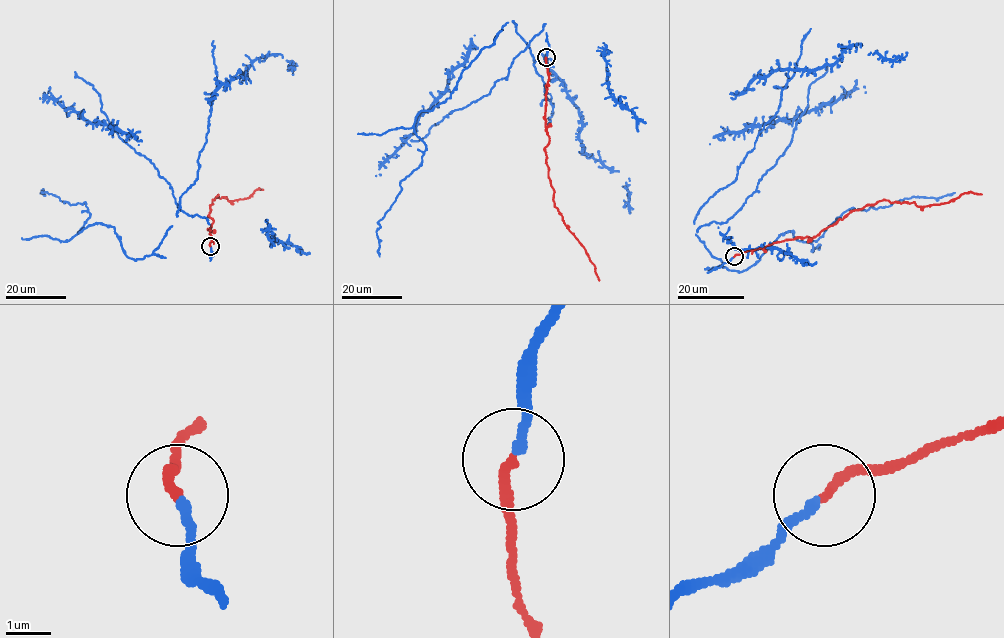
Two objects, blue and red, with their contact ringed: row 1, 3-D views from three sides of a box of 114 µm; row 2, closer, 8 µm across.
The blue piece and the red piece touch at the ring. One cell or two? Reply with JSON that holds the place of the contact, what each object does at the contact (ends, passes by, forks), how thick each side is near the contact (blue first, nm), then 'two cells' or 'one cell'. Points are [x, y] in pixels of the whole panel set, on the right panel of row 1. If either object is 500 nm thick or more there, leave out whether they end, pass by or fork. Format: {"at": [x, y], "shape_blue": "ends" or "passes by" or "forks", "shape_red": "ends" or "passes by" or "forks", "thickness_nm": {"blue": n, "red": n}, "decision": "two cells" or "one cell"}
{"at": [734, 256], "shape_blue": "ends", "shape_red": "ends", "thickness_nm": {"blue": 200, "red": 220}, "decision": "one cell"}

